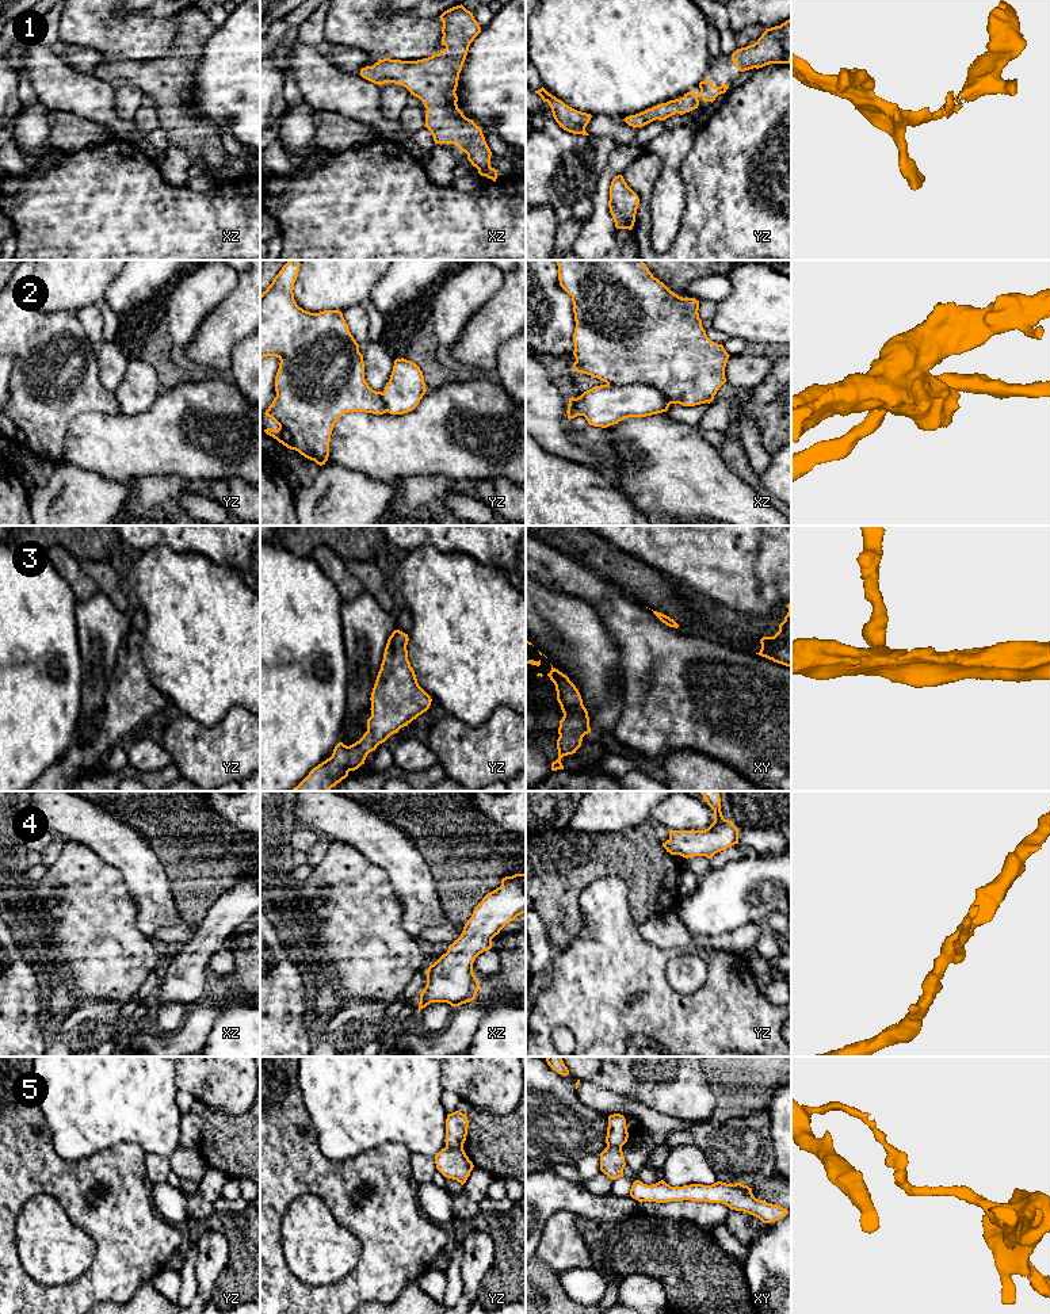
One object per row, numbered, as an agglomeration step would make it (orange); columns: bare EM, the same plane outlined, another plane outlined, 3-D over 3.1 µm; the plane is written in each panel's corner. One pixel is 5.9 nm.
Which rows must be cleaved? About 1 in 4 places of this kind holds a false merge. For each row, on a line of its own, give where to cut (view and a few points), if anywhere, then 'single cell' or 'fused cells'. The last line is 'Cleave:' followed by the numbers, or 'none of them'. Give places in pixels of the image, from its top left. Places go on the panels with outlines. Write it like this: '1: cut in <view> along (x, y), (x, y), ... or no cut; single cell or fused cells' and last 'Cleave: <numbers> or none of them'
1: no cut; single cell
2: no cut; single cell
3: no cut; single cell
4: no cut; single cell
5: cut in yz along (446, 1145), (462, 1148); fused cells
Cleave: 5

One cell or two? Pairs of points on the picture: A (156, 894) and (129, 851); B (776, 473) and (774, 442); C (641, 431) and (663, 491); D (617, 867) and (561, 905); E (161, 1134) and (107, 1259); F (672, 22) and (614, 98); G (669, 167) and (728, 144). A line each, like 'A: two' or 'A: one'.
A: one
B: two
C: one
D: one
E: two
F: one
G: two

